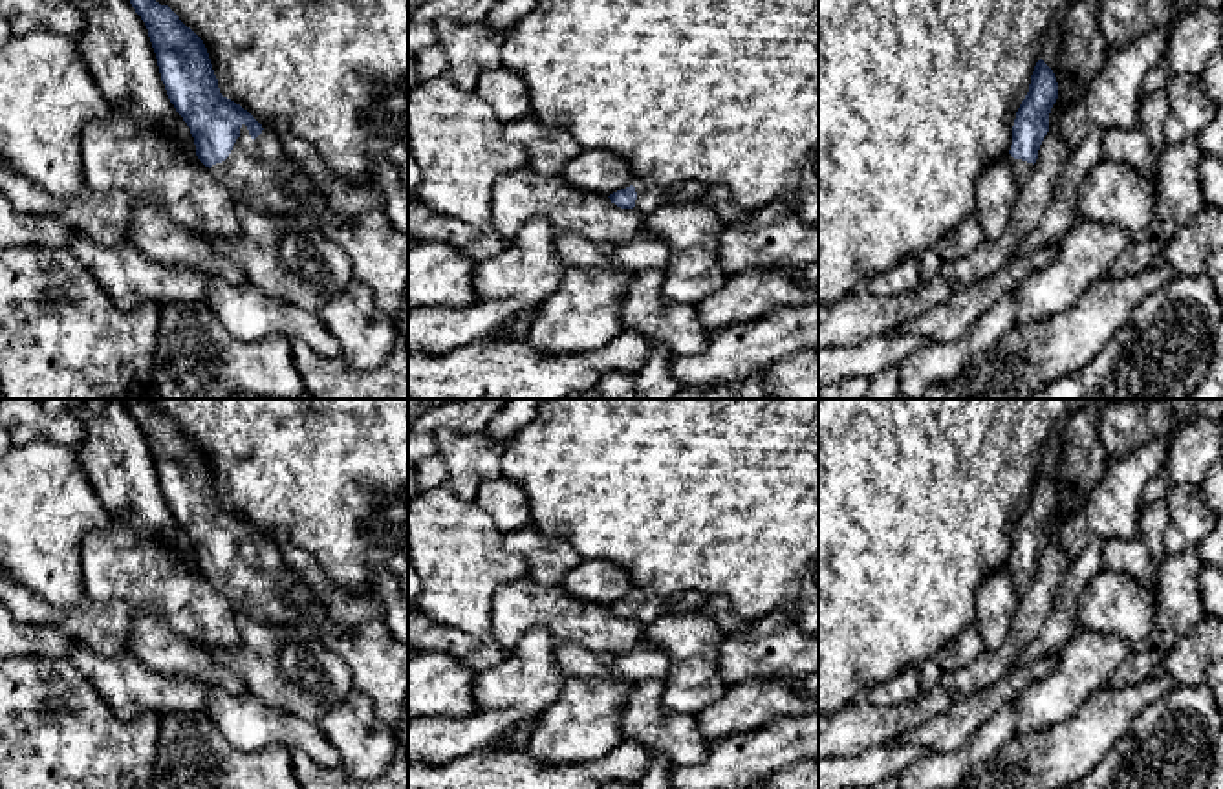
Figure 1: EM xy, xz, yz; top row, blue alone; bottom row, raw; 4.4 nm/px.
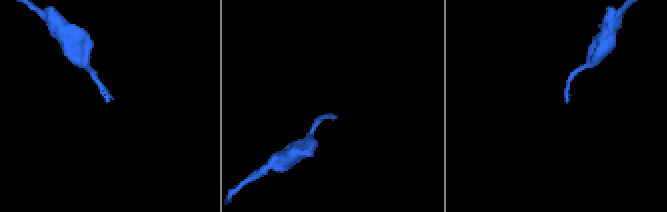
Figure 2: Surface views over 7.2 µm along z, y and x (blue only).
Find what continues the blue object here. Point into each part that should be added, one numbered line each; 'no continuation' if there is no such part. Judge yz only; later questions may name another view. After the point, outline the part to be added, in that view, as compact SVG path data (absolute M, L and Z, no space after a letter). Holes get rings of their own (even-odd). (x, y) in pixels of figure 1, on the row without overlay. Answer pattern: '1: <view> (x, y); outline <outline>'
1: yz (1022, 581); outline M1014 569L1012 586L1014 586L1014 591L1016 591L1018 599L1025 597L1025 593L1029 591L1029 588L1033 584L1033 578L1034 578L1033 573Z

